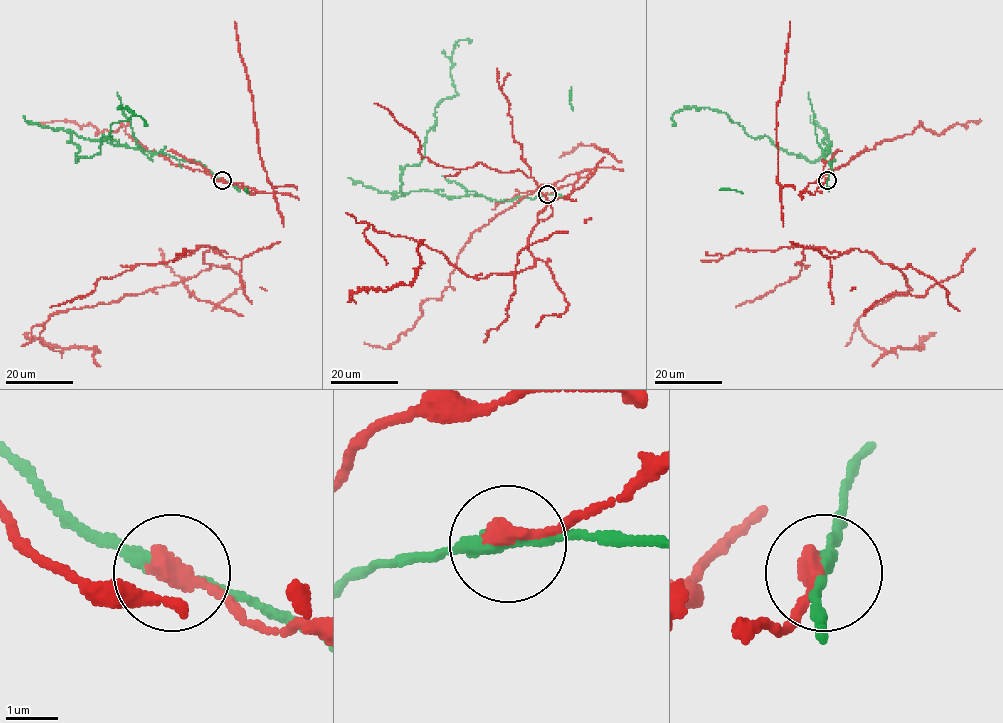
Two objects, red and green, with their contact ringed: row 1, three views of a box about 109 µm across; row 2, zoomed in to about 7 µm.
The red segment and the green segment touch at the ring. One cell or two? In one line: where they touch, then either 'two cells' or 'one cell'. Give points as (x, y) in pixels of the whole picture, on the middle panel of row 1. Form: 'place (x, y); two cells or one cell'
place (547, 194); two cells

